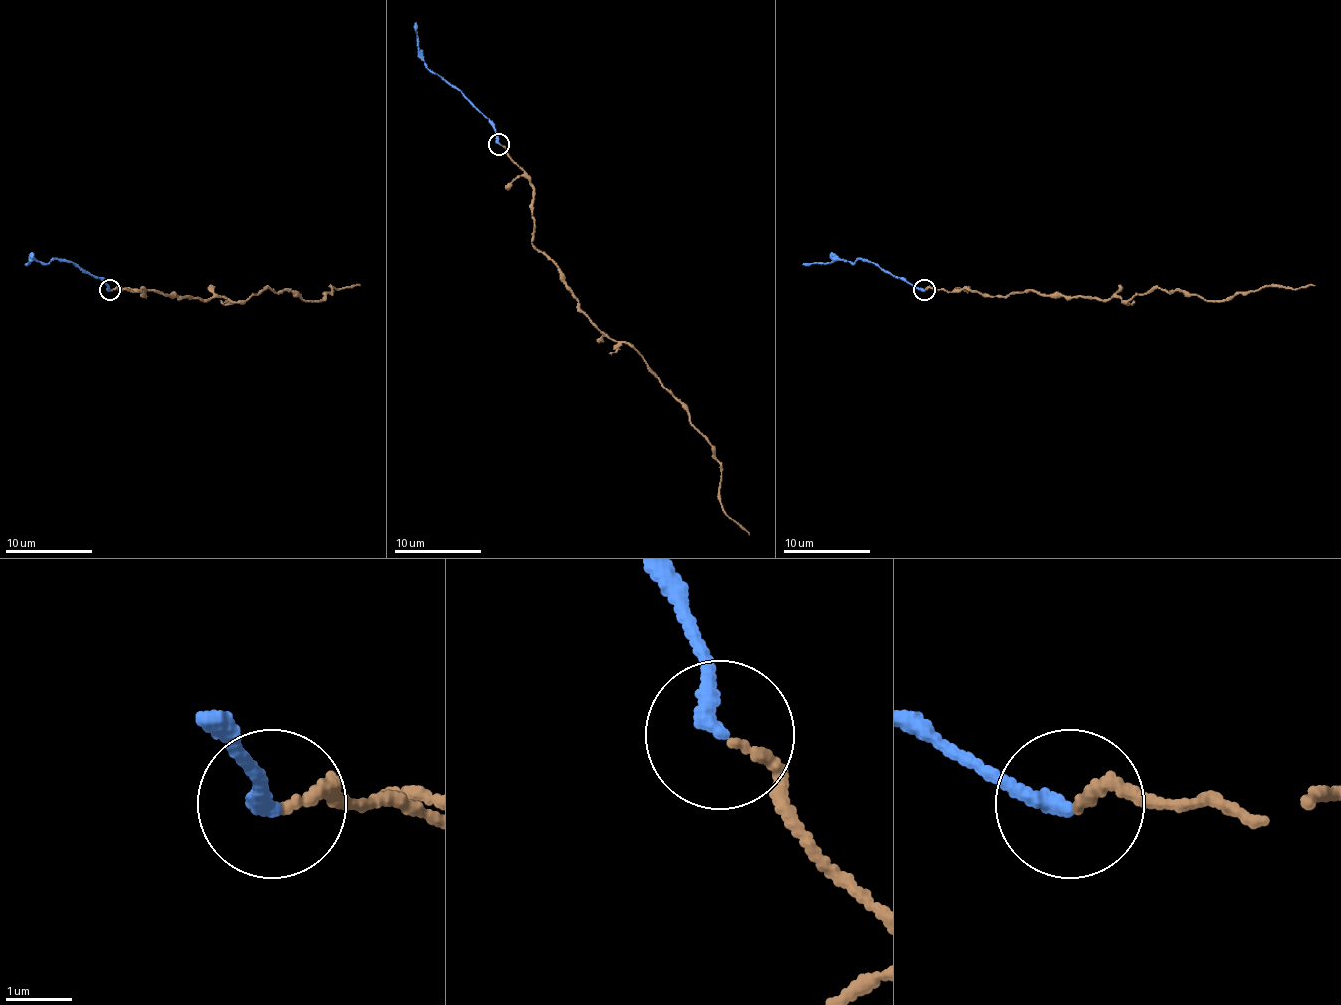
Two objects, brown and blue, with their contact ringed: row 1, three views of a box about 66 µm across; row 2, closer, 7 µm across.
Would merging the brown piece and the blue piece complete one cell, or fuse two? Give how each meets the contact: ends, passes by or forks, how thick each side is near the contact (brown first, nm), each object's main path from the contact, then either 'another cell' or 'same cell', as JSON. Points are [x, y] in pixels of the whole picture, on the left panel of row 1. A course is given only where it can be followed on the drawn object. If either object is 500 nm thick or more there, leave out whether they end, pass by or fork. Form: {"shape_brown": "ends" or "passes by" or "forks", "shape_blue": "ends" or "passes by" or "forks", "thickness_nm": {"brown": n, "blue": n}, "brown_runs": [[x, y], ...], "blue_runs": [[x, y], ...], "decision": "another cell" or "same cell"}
{"shape_brown": "ends", "shape_blue": "ends", "thickness_nm": {"brown": 150, "blue": 280}, "brown_runs": [[111, 289], [244, 302], [271, 289], [316, 300], [332, 291], [330, 287], [360, 285]], "blue_runs": [[109, 289], [105, 282], [68, 260], [37, 260], [26, 265]], "decision": "same cell"}

